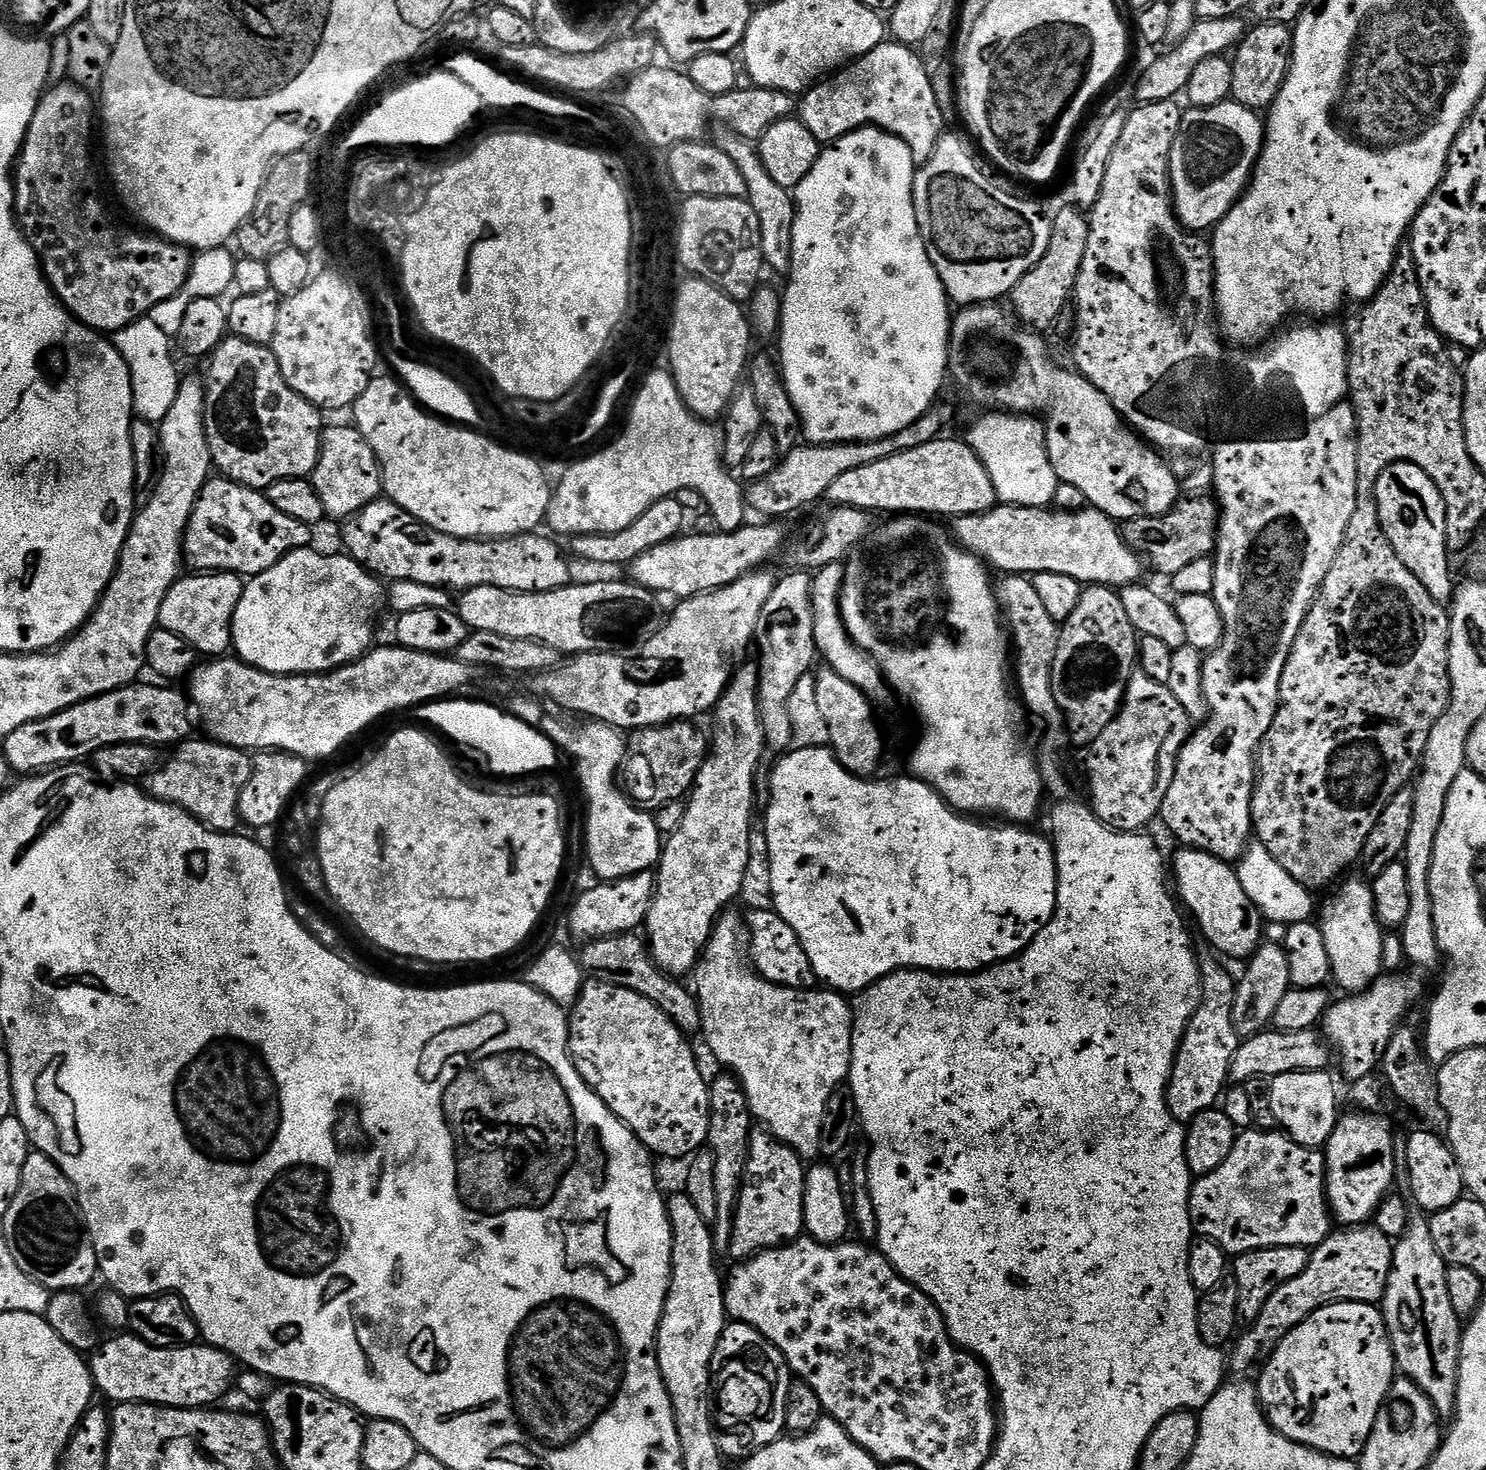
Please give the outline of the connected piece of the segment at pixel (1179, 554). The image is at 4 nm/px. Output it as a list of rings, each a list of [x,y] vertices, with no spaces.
[[[1192,494],[1161,516],[1123,521],[1122,531],[1124,541],[1146,561],[1149,569],[1157,568],[1164,578],[1171,578],[1190,566],[1190,562],[1207,560],[1215,553],[1216,538],[1220,535],[1220,505],[1211,495]]]

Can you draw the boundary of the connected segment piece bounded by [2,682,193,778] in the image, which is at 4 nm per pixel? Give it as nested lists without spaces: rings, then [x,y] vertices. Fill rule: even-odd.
[[[144,683],[128,684],[125,688],[98,694],[98,698],[78,702],[78,706],[70,706],[50,718],[18,726],[14,734],[2,741],[2,750],[13,773],[27,778],[65,766],[76,766],[98,750],[119,744],[183,744],[193,735],[193,709],[189,697],[175,692],[172,686]]]

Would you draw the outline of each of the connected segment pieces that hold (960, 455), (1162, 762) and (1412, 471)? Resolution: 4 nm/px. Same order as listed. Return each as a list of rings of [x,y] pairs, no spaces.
[[[941,438],[934,442],[926,442],[926,446],[918,446],[918,450],[906,450],[894,454],[894,458],[882,458],[882,462],[874,462],[874,466],[861,466],[858,470],[850,470],[842,474],[842,478],[830,486],[827,499],[833,505],[842,508],[860,508],[869,514],[876,512],[892,512],[888,514],[927,514],[932,518],[955,518],[982,514],[997,507],[994,482],[990,482],[990,474],[986,466],[976,457],[976,451],[963,439],[948,440]]]
[[[1142,671],[1132,673],[1128,683],[1128,694],[1119,714],[1112,719],[1110,726],[1098,734],[1098,738],[1087,749],[1088,752],[1088,792],[1092,795],[1090,807],[1096,819],[1101,820],[1107,828],[1115,828],[1117,832],[1139,833],[1153,819],[1159,817],[1160,807],[1166,798],[1166,790],[1170,790],[1170,782],[1174,782],[1176,763],[1180,751],[1190,735],[1190,719],[1186,710],[1175,698],[1167,684],[1154,682],[1150,674]]]
[[[1398,462],[1397,464],[1391,464],[1386,470],[1382,470],[1382,474],[1376,483],[1376,501],[1378,502],[1378,518],[1380,519],[1380,525],[1386,534],[1386,538],[1390,542],[1390,546],[1394,546],[1394,554],[1398,554],[1398,558],[1402,558],[1402,566],[1406,566],[1410,570],[1410,574],[1414,574],[1414,578],[1418,578],[1418,582],[1422,582],[1422,586],[1426,586],[1426,590],[1430,590],[1430,598],[1434,598],[1437,604],[1447,605],[1454,596],[1454,583],[1452,584],[1452,564],[1448,561],[1448,556],[1450,557],[1450,549],[1448,546],[1446,502],[1438,490],[1438,486],[1418,466],[1414,466],[1410,462]]]

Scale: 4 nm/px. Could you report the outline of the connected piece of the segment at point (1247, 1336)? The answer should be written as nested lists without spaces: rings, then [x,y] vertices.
[[[1348,1226],[1343,1230],[1333,1231],[1317,1248],[1311,1249],[1306,1270],[1302,1270],[1298,1278],[1290,1278],[1290,1282],[1278,1286],[1278,1290],[1274,1290],[1274,1294],[1266,1298],[1266,1306],[1262,1306],[1256,1319],[1247,1325],[1248,1332],[1239,1333],[1238,1339],[1231,1345],[1231,1348],[1233,1347],[1232,1356],[1230,1352],[1231,1371],[1233,1368],[1240,1378],[1247,1377],[1244,1376],[1247,1372],[1255,1373],[1268,1361],[1268,1357],[1274,1354],[1274,1350],[1290,1330],[1294,1330],[1303,1320],[1310,1318],[1314,1310],[1325,1308],[1327,1304],[1358,1302],[1379,1305],[1384,1299],[1384,1291],[1388,1289],[1388,1280],[1392,1277],[1393,1247],[1394,1242],[1386,1238],[1386,1234],[1382,1234],[1382,1230],[1378,1230],[1375,1226]]]

